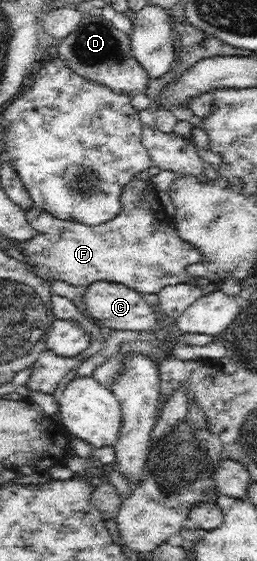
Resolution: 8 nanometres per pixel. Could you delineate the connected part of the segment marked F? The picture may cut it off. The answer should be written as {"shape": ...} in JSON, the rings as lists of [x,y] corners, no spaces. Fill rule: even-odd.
{"shape":[[[134,177],[122,189],[119,200],[121,208],[116,217],[95,226],[61,220],[36,206],[27,209],[28,221],[37,232],[32,239],[18,242],[18,246],[22,248],[21,253],[29,263],[29,270],[46,281],[67,281],[70,285],[84,287],[95,281],[113,281],[131,287],[141,294],[158,293],[166,285],[178,285],[188,281],[190,276],[186,268],[204,260],[205,257],[194,245],[180,238],[175,226],[170,226],[170,217],[167,216],[153,183]]]}

